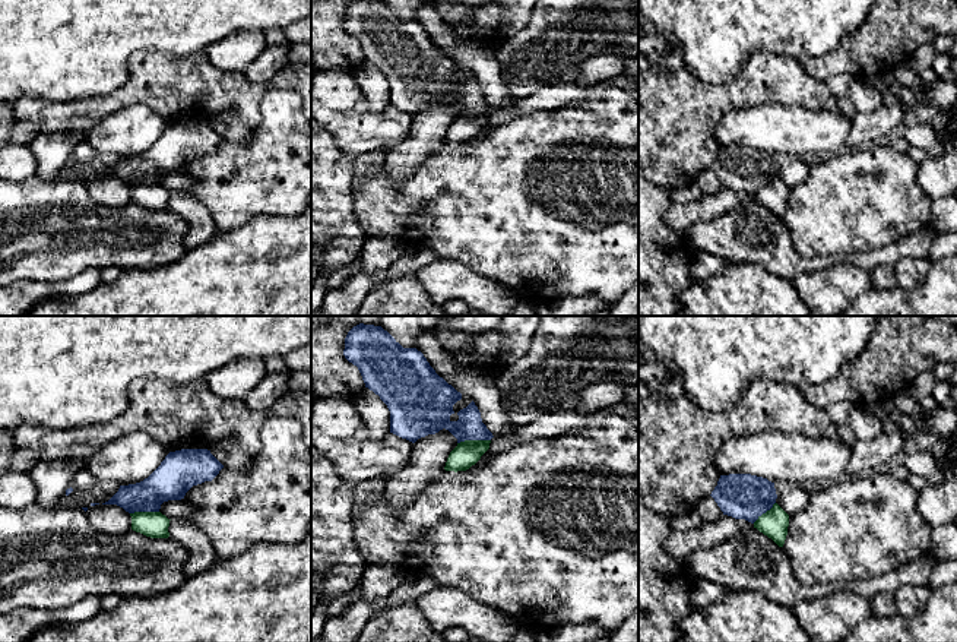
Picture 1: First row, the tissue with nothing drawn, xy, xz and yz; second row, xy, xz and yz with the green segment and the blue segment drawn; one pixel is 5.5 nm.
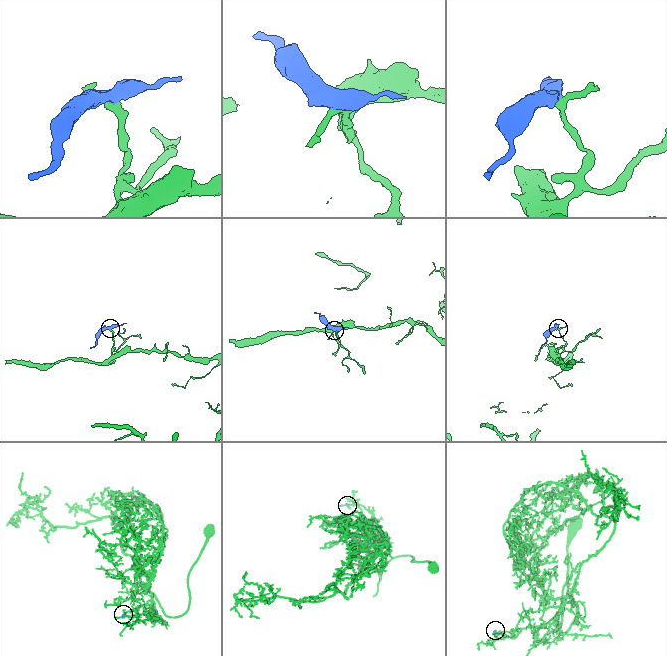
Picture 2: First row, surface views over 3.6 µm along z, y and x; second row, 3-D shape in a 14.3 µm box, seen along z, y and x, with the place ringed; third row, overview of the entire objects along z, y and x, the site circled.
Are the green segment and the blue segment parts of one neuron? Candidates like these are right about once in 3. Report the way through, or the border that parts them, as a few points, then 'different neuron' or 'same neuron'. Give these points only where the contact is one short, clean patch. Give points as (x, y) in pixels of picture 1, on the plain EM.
border xz (490, 111), (465, 111), (458, 116); different neuron

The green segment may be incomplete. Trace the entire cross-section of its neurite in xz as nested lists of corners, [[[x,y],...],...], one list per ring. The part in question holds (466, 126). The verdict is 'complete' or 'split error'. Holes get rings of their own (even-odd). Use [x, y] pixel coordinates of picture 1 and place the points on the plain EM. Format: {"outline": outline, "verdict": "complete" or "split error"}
{"outline": [[[465,113],[450,124],[446,143],[466,143],[489,121],[491,113]]], "verdict": "complete"}

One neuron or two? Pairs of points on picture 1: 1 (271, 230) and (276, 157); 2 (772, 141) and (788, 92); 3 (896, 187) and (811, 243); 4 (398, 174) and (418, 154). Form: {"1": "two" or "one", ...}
{"1": "two", "2": "two", "3": "one", "4": "one"}

